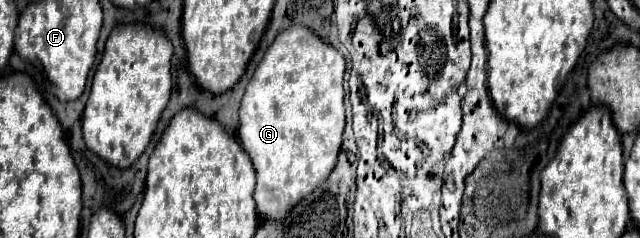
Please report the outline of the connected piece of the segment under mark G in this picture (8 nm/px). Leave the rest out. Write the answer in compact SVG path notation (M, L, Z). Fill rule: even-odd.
M293 25L289 27L287 31L279 33L273 41L273 45L267 49L263 61L257 65L255 69L255 75L253 79L249 81L247 89L245 89L245 95L241 99L241 109L239 109L239 129L237 129L237 139L243 147L243 151L249 155L253 167L255 167L255 173L257 173L257 185L255 185L255 193L253 193L253 199L257 203L257 213L263 221L283 221L287 219L287 215L293 211L295 205L299 205L299 201L303 201L307 195L311 195L319 185L323 185L327 181L327 177L331 175L335 163L337 163L337 155L339 155L339 149L341 149L341 135L343 135L343 127L345 127L345 107L343 107L343 71L345 71L345 59L343 55L331 47L329 43L321 41L315 33L311 33L307 27L303 25Z

